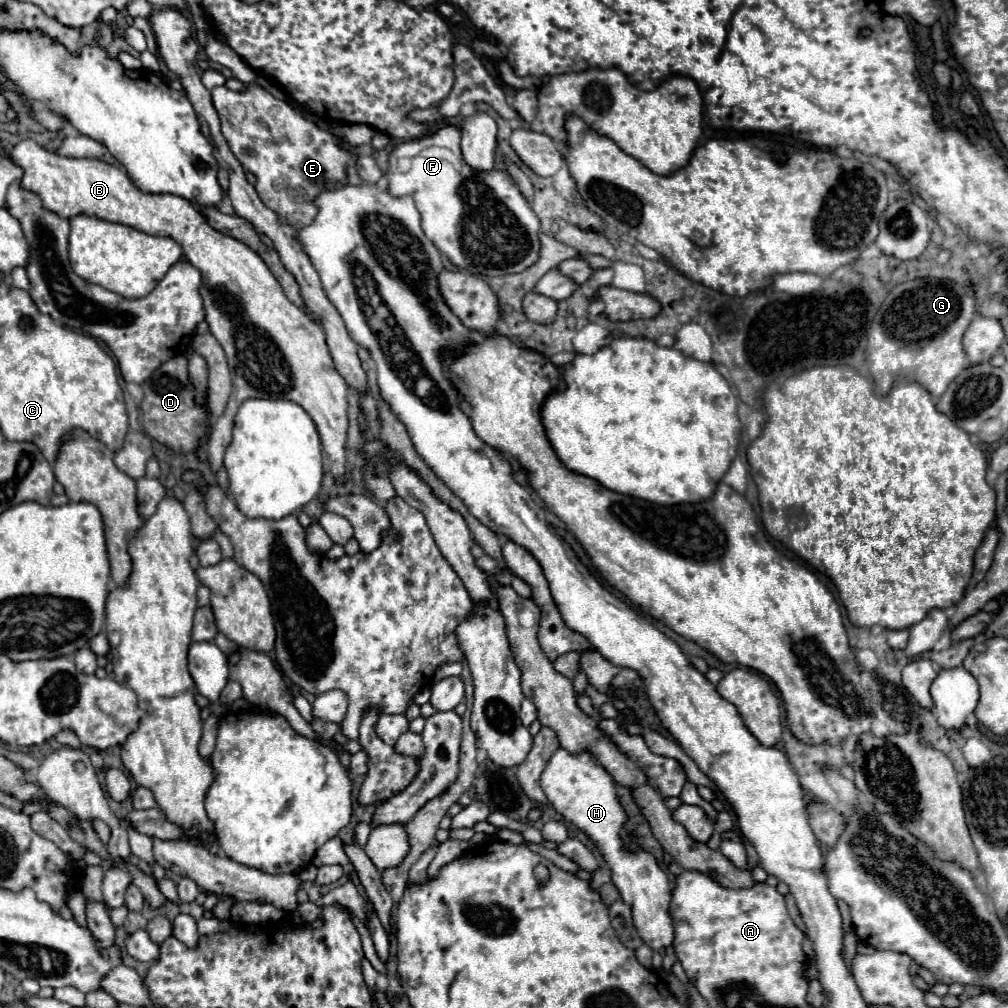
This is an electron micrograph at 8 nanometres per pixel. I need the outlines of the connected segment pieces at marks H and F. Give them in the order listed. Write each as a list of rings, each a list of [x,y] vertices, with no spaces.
[[[558,749],[554,757],[548,761],[542,773],[542,789],[552,803],[552,807],[578,829],[582,829],[604,855],[606,867],[610,869],[612,883],[620,891],[620,897],[632,909],[634,927],[638,929],[642,941],[654,951],[672,945],[674,927],[672,917],[668,913],[670,907],[670,887],[666,873],[658,867],[654,855],[644,849],[628,851],[620,837],[620,831],[626,823],[626,813],[616,795],[616,783],[612,777],[600,767],[590,753],[570,755],[566,749]]]
[[[452,125],[436,129],[422,139],[400,143],[390,153],[388,191],[396,197],[410,195],[422,215],[422,229],[426,237],[460,269],[476,275],[510,275],[522,273],[538,261],[540,253],[540,219],[530,203],[520,193],[518,185],[506,171],[472,171],[460,151],[460,131]]]

